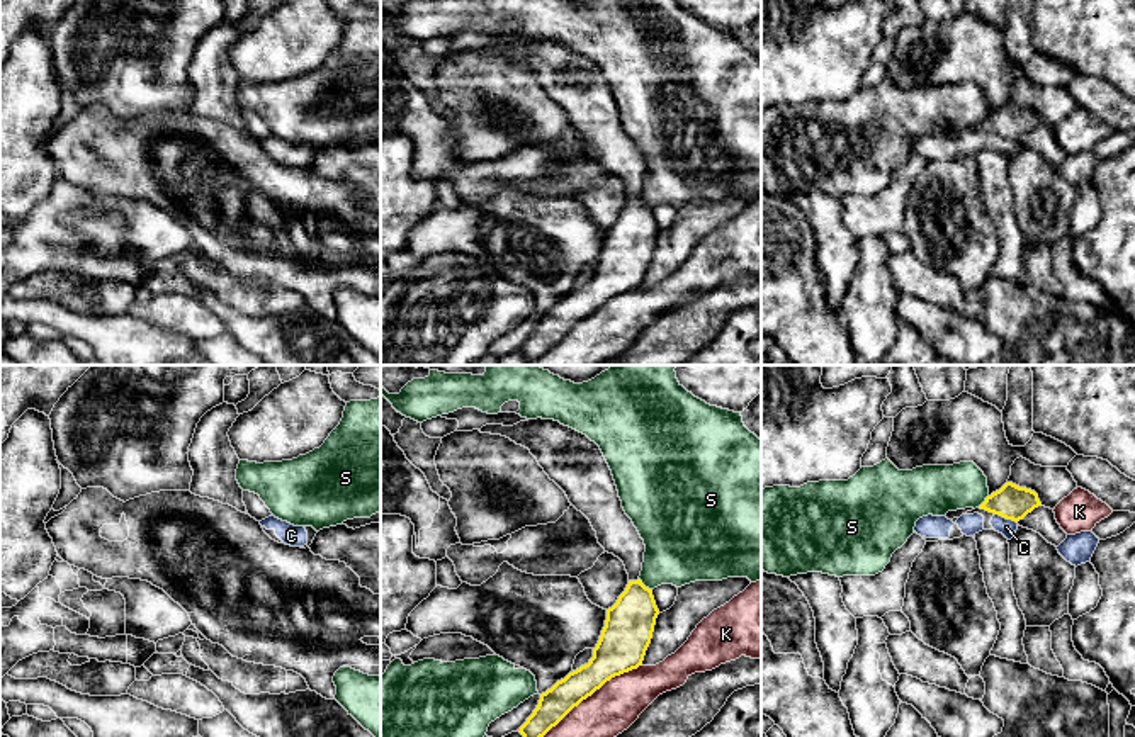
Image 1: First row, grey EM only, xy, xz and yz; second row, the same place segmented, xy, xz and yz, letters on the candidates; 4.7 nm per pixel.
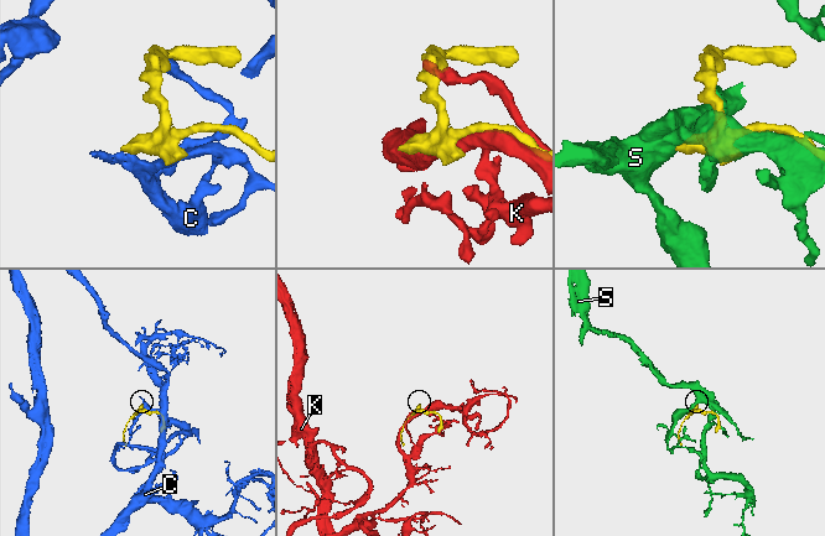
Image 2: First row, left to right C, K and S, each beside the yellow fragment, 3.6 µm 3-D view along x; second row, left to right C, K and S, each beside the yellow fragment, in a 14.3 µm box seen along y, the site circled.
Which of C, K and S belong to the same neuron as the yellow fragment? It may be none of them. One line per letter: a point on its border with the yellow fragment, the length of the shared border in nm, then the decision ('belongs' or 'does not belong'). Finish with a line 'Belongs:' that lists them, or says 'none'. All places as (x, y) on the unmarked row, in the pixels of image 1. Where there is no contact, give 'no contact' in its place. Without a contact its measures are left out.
C: contact yz (1006, 138); length 120 nm; does not belong
K: contact xz (583, 318); length 650 nm; does not belong
S: contact xz (643, 204); length 90 nm; does not belong
Belongs: none

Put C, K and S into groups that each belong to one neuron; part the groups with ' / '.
C / K / S

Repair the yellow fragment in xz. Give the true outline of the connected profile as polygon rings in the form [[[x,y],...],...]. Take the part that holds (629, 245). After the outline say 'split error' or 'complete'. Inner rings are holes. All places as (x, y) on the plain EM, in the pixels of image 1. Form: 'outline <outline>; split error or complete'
outline [[[542,37],[513,46],[486,44],[479,51],[506,56],[528,68],[549,98],[590,139],[598,163],[618,177],[629,194],[625,211],[607,229],[590,282],[542,312],[537,328],[520,346],[528,363],[544,357],[607,301],[642,285],[659,229],[652,209],[639,199],[644,160],[625,134],[612,90],[595,61],[559,41]]]; split error

